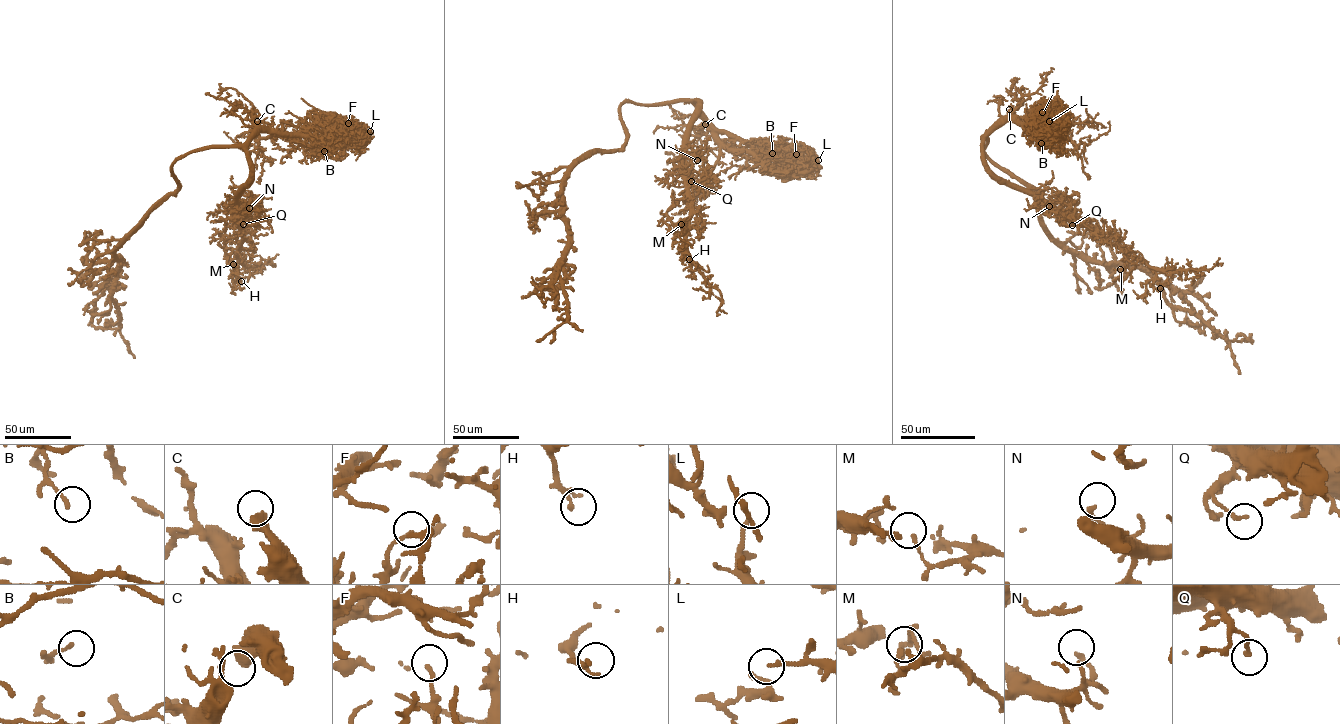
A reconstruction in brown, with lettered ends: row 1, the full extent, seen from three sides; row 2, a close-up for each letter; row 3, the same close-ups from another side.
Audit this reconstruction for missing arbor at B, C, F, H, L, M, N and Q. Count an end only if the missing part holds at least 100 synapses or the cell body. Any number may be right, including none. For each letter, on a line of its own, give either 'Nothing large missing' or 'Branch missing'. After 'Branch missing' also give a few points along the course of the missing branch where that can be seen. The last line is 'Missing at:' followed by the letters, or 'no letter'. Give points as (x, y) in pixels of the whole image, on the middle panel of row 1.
B: Nothing large missing
C: Branch missing. Course of what is missing: (705, 124), (680, 145)
F: Nothing large missing
H: Nothing large missing
L: Nothing large missing
M: Nothing large missing
N: Nothing large missing
Q: Nothing large missing
Missing at: C

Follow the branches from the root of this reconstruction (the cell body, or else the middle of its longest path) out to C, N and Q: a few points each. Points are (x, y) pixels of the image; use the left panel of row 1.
C: (176, 161), (191, 152), (211, 147), (241, 146), (258, 125), (257, 121)
N: (176, 161), (211, 147), (241, 147), (248, 156), (249, 178), (241, 188), (238, 200), (249, 208)
Q: (176, 161), (211, 147), (241, 147), (249, 167), (249, 178), (241, 188), (235, 205), (235, 214), (243, 224)

